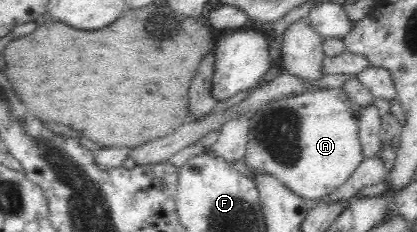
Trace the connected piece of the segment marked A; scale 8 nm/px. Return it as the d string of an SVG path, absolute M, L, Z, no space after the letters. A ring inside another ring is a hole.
M342 87L316 89L270 101L259 108L255 114L250 114L248 142L242 160L256 172L277 178L293 194L309 202L320 200L347 182L347 179L365 158L358 130L361 110L362 108L351 101Z

